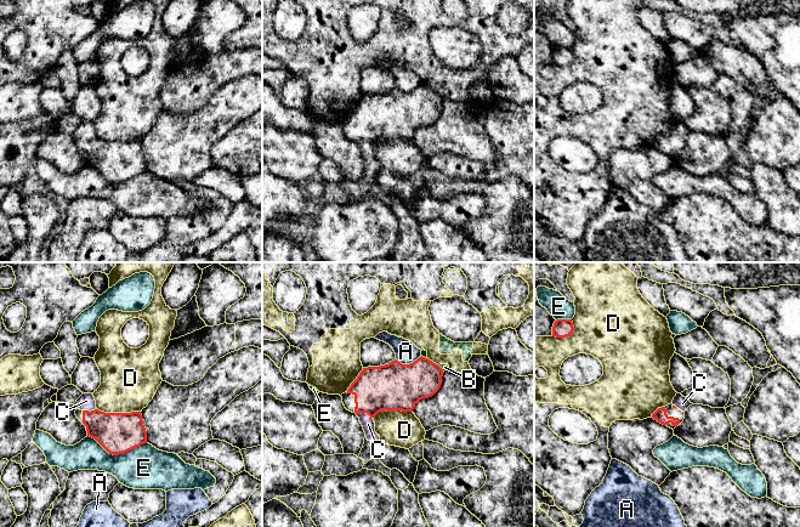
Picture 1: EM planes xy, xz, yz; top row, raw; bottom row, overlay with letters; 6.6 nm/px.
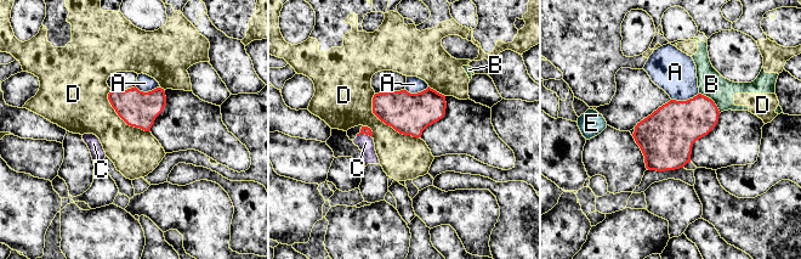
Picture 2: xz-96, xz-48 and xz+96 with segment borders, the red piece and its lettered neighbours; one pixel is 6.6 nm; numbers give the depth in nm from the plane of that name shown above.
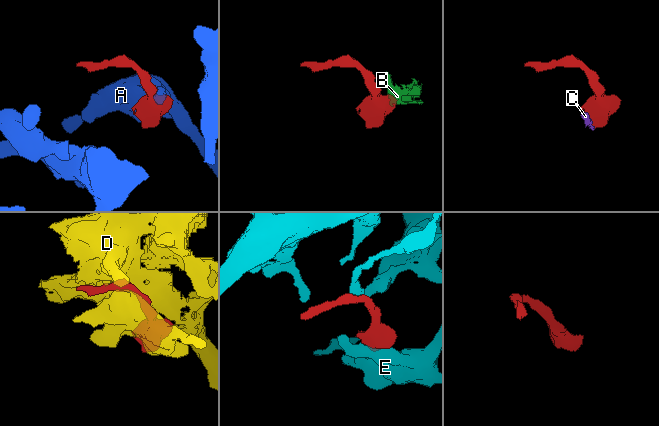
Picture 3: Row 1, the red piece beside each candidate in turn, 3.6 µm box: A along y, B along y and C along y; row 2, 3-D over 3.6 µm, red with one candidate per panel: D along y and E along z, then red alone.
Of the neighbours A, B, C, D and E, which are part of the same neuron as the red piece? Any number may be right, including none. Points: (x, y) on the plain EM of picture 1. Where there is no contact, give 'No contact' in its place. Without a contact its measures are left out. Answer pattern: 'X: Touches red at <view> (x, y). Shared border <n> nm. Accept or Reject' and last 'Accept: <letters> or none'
A: Touches red at xz (408, 92). Shared border 180 nm. Reject
B: Touches red at xz (442, 97). Shared border 60 nm. Reject
C: Touches red at xz (364, 140). Shared border 110 nm. Accept
D: Touches red at xy (119, 141). Shared border 280 nm. Reject
E: Touches red at xy (117, 182). Shared border 400 nm. Reject
Accept: C

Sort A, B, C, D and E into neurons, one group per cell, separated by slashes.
A / B D / C / E

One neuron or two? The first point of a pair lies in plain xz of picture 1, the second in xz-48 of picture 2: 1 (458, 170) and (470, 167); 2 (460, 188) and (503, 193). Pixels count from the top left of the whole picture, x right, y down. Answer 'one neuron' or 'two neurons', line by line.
1: one neuron
2: one neuron

